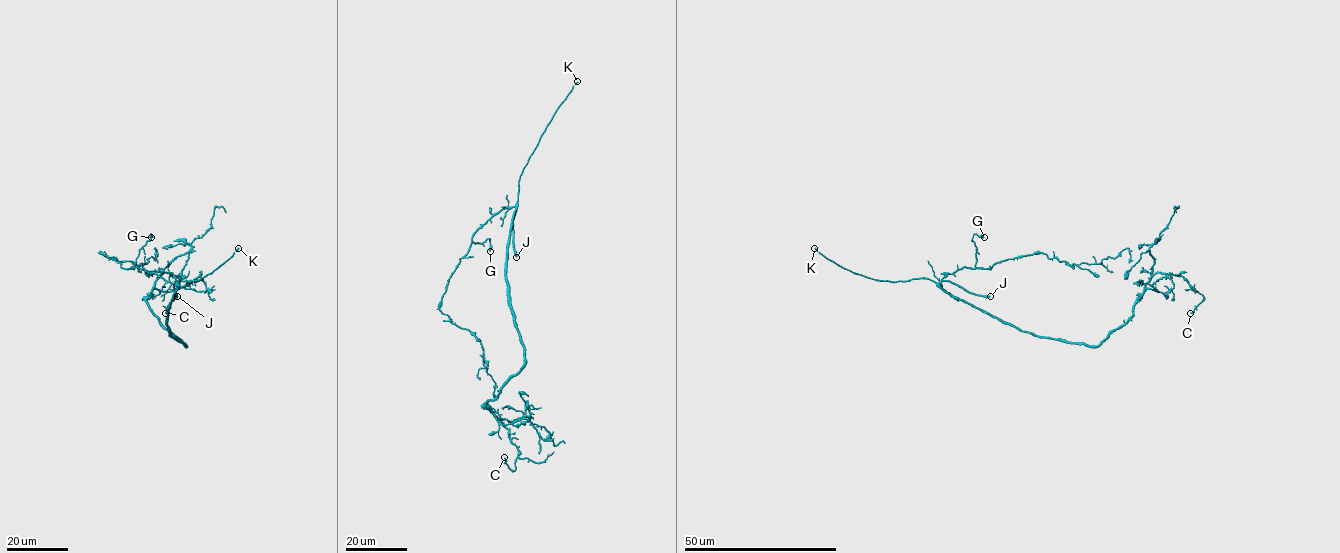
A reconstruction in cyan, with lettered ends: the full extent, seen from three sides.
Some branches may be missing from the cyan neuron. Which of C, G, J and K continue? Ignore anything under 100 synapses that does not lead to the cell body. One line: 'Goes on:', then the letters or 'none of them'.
Goes on: J

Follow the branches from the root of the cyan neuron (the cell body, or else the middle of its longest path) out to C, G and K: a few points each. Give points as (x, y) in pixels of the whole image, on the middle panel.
C: (506, 255), (507, 296), (523, 347), (523, 366), (486, 404), (519, 450), (513, 471), (504, 457)
G: (506, 255), (515, 207), (496, 212), (473, 236), (472, 242), (475, 244), (489, 238), (490, 251)
K: (506, 255), (522, 171), (556, 110), (577, 81)

